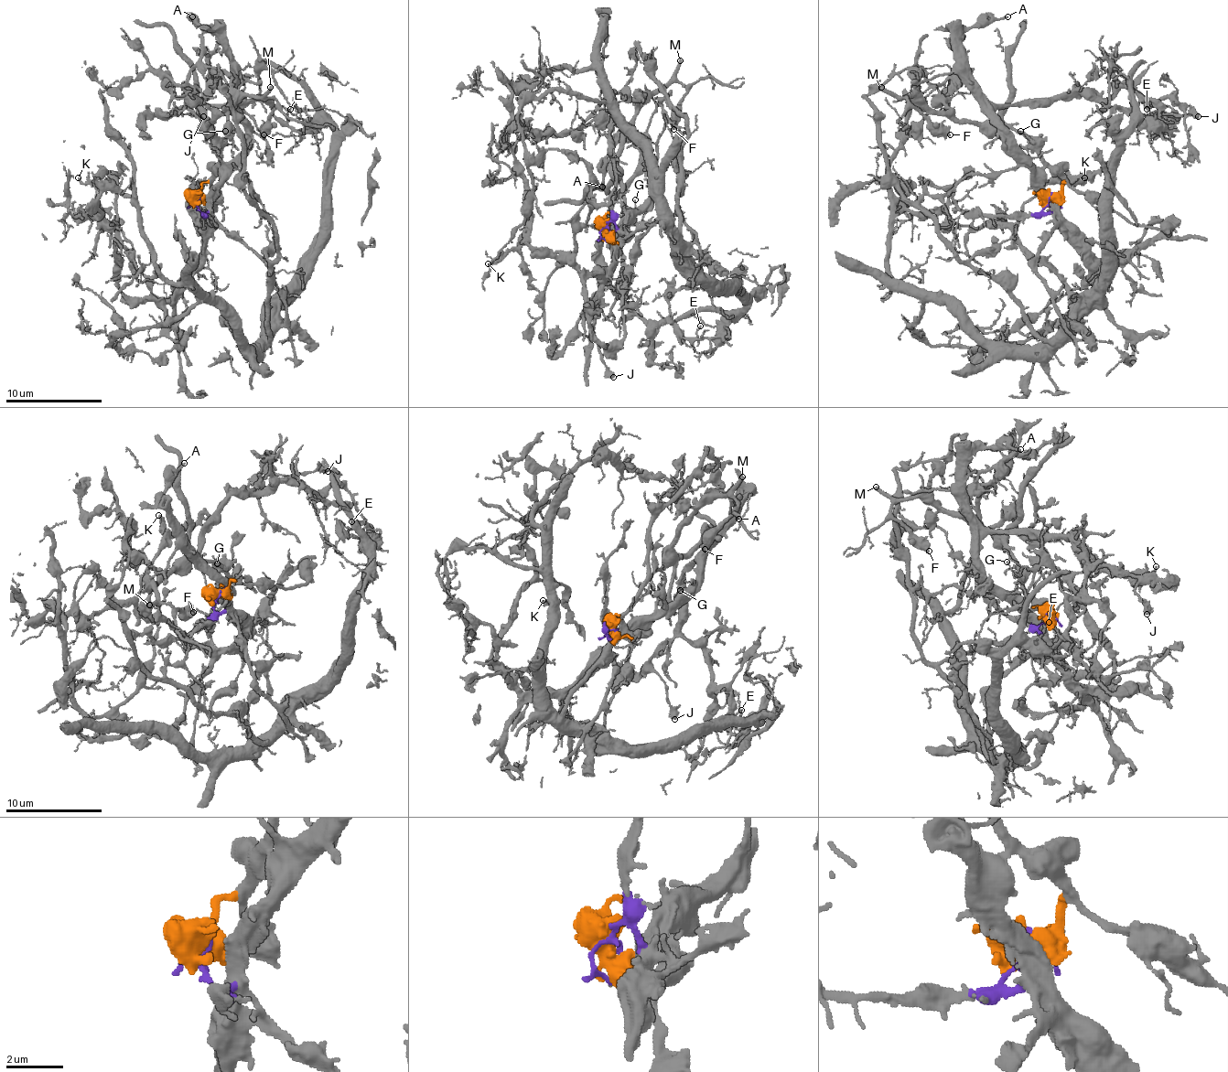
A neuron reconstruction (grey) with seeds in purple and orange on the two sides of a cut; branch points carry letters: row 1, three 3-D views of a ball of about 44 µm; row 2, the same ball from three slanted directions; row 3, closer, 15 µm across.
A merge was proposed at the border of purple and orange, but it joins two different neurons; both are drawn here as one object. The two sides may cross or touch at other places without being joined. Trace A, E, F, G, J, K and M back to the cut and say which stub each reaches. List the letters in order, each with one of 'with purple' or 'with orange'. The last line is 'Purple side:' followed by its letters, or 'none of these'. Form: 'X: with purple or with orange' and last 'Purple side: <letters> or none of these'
A: with purple
E: with purple
F: with orange
G: with orange
J: with purple
K: with purple
M: with orange
Purple side: A, E, J, K

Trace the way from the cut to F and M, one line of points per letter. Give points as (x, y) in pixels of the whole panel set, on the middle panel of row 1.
F: (608, 228), (622, 241), (630, 209), (619, 182), (622, 129), (680, 81), (685, 95), (673, 129)
M: (608, 228), (608, 235), (619, 242), (630, 220), (618, 163), (619, 134), (632, 117), (671, 79), (680, 59)

